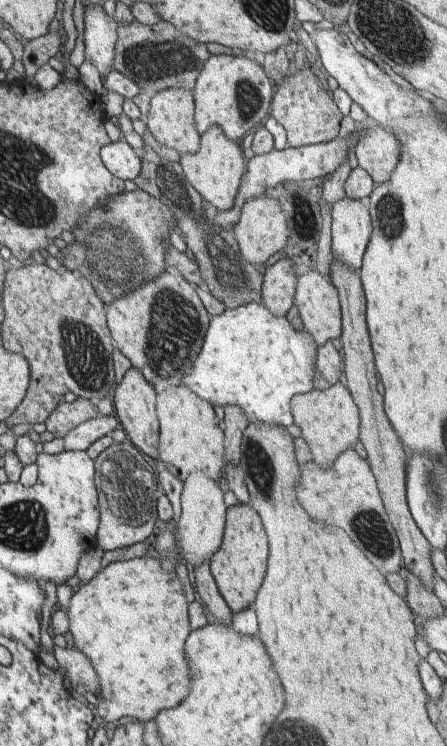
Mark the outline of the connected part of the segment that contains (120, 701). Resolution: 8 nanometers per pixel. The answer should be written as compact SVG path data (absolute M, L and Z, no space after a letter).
M149 554L111 562L90 582L81 583L72 595L70 606L65 611L70 620L68 632L74 638L74 646L96 670L104 696L96 708L105 722L135 718L145 723L155 719L164 708L168 710L188 696L192 676L186 672L188 664L184 662L184 642L193 629L183 588L176 572L166 572L162 560Z

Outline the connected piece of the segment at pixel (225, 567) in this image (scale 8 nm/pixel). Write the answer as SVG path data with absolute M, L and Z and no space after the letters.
M238 503L228 507L224 538L220 548L210 558L210 569L220 594L233 612L240 612L254 602L266 572L268 546L269 540L264 534L262 522L250 506Z

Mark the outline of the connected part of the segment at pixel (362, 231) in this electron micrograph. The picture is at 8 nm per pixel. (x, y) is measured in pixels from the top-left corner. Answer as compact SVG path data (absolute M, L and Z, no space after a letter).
M344 197L333 202L331 252L348 268L361 268L372 238L372 218L365 201Z

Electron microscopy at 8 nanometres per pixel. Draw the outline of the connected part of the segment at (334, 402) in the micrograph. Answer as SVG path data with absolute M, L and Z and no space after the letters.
M340 382L326 390L316 389L306 394L296 394L290 400L290 410L294 416L294 424L300 428L300 434L320 468L332 464L338 454L354 449L360 441L360 410L350 391Z

